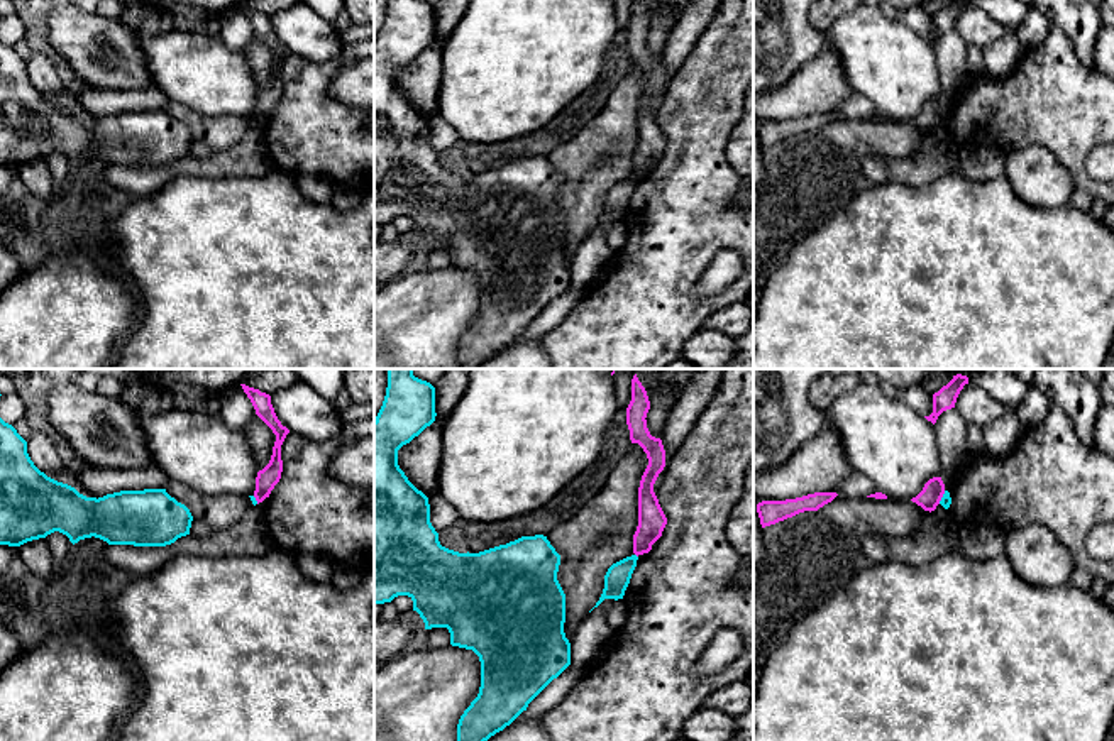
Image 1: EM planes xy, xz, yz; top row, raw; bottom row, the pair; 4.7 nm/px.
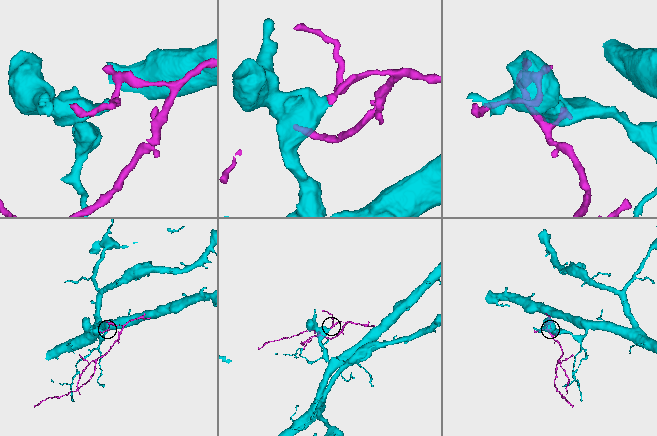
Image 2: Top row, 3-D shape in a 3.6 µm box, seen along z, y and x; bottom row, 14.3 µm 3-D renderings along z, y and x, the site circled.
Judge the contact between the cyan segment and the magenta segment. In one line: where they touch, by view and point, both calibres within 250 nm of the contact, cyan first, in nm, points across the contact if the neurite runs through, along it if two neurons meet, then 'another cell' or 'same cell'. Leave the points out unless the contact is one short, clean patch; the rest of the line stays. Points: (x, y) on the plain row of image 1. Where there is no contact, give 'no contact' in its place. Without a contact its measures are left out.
contact yz (942, 119); calibres 50 and 100 nm; border yz (945, 112), (938, 124); another cell

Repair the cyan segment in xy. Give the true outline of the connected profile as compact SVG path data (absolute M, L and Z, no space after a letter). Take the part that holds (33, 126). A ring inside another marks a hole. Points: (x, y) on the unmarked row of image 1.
M0 39L0 166L20 167L59 152L73 166L95 157L108 166L166 167L190 156L191 142L190 130L166 110L120 112L97 120L47 98L30 81L27 63Z

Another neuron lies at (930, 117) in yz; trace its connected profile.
M941 98L929 100L923 112L911 122L921 127L924 132L935 132L945 115L945 105Z

